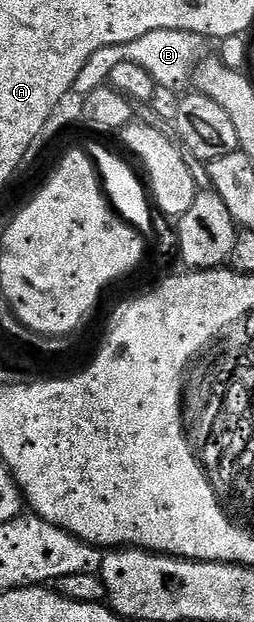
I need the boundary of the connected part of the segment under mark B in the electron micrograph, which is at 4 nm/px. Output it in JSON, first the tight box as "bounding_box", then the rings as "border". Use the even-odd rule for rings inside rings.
{"bounding_box":[72,29,207,97],"border":[[[159,29],[139,37],[139,41],[131,41],[123,45],[111,45],[107,49],[99,49],[87,57],[87,63],[75,77],[75,85],[72,94],[84,97],[92,93],[97,87],[102,86],[108,80],[111,69],[119,65],[119,61],[132,61],[134,65],[140,65],[147,69],[158,87],[171,87],[181,89],[184,83],[188,84],[193,77],[193,71],[202,59],[206,58],[207,40],[204,35],[176,31],[175,29]]]}

